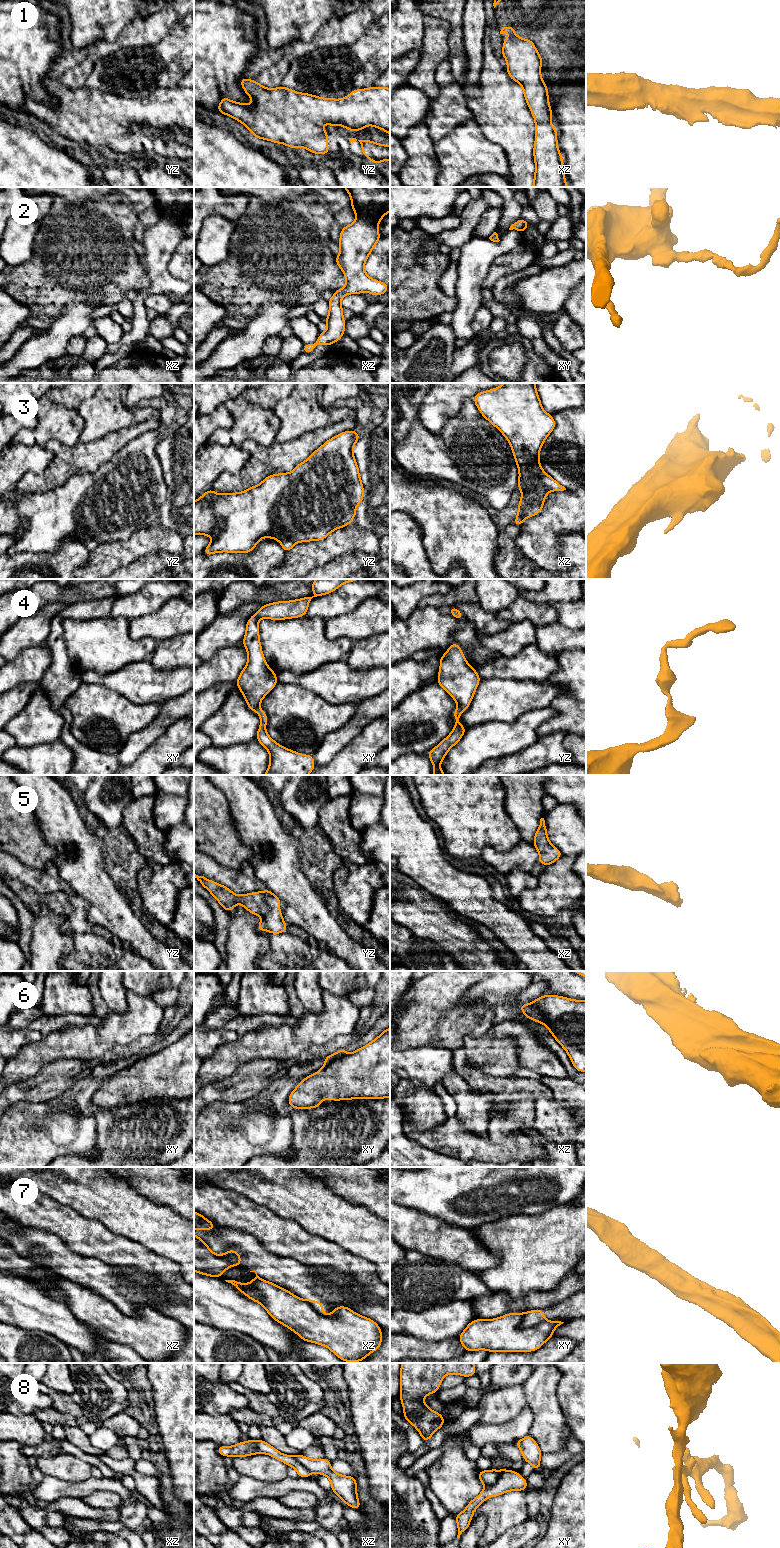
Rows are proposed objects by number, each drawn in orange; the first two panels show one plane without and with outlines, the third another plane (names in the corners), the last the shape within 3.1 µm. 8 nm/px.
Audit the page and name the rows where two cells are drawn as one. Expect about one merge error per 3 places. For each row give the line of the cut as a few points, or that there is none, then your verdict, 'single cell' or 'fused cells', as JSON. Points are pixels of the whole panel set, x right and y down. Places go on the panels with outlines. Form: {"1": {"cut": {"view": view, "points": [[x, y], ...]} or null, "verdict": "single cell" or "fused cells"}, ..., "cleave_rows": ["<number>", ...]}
{"1": {"cut": null, "verdict": "single cell"}, "2": {"cut": null, "verdict": "single cell"}, "3": {"cut": null, "verdict": "single cell"}, "4": {"cut": null, "verdict": "single cell"}, "5": {"cut": null, "verdict": "single cell"}, "6": {"cut": {"view": "xz", "points": [[530, 1003], [541, 1012], [546, 1019], [547, 1026]]}, "verdict": "fused cells"}, "7": {"cut": {"view": "xy", "points": [[545, 1320], [532, 1326], [521, 1327], [519, 1325]]}, "verdict": "fused cells"}, "8": {"cut": {"view": "xz", "points": [[293, 1456], [311, 1472]]}, "verdict": "fused cells"}, "cleave_rows": ["6", "7", "8"]}

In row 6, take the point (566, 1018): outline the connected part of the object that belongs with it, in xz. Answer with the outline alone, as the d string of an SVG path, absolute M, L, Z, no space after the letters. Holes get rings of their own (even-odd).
M544 995L530 1003L547 1019L547 1028L564 1048L578 1072L586 1071L586 1000L573 1000L557 995Z

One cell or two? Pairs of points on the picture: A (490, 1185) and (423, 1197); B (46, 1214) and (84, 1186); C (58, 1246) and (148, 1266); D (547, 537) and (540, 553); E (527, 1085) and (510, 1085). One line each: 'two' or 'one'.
A: one
B: two
C: two
D: one
E: one

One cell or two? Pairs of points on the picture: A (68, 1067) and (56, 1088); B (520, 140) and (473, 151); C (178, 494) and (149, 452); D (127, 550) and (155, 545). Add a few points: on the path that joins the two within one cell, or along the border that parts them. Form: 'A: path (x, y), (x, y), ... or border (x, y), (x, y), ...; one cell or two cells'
A: path (65, 1072), (61, 1076), (59, 1083); one cell
B: border (496, 142), (505, 153), (508, 167); two cells
C: border (157, 449), (157, 457), (160, 461), (168, 495); two cells
D: path (134, 547), (137, 545), (148, 545); one cell

